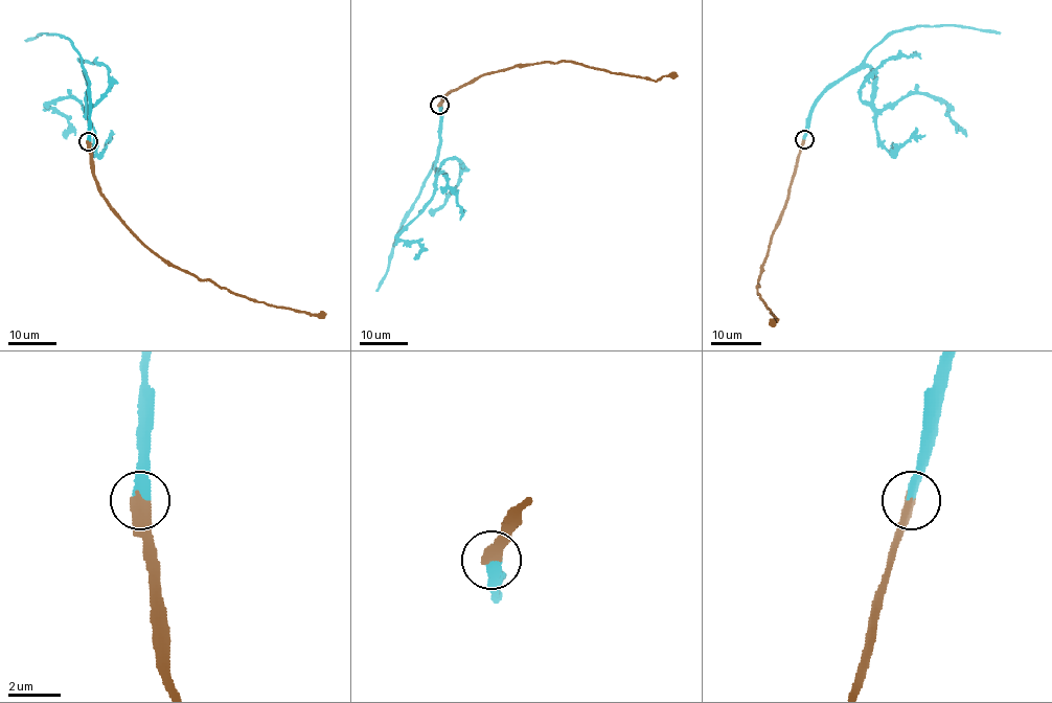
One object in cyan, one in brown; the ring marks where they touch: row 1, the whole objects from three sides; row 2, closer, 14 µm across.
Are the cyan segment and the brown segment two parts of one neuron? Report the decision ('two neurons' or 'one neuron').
one neuron

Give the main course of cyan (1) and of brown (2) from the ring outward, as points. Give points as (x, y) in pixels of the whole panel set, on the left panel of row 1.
1: (89, 141), (89, 82), (84, 72), (85, 113), (72, 97), (46, 105), (68, 121), (69, 132), (65, 138)
2: (89, 141), (99, 194), (114, 213), (164, 259), (257, 301), (312, 315), (326, 313)

